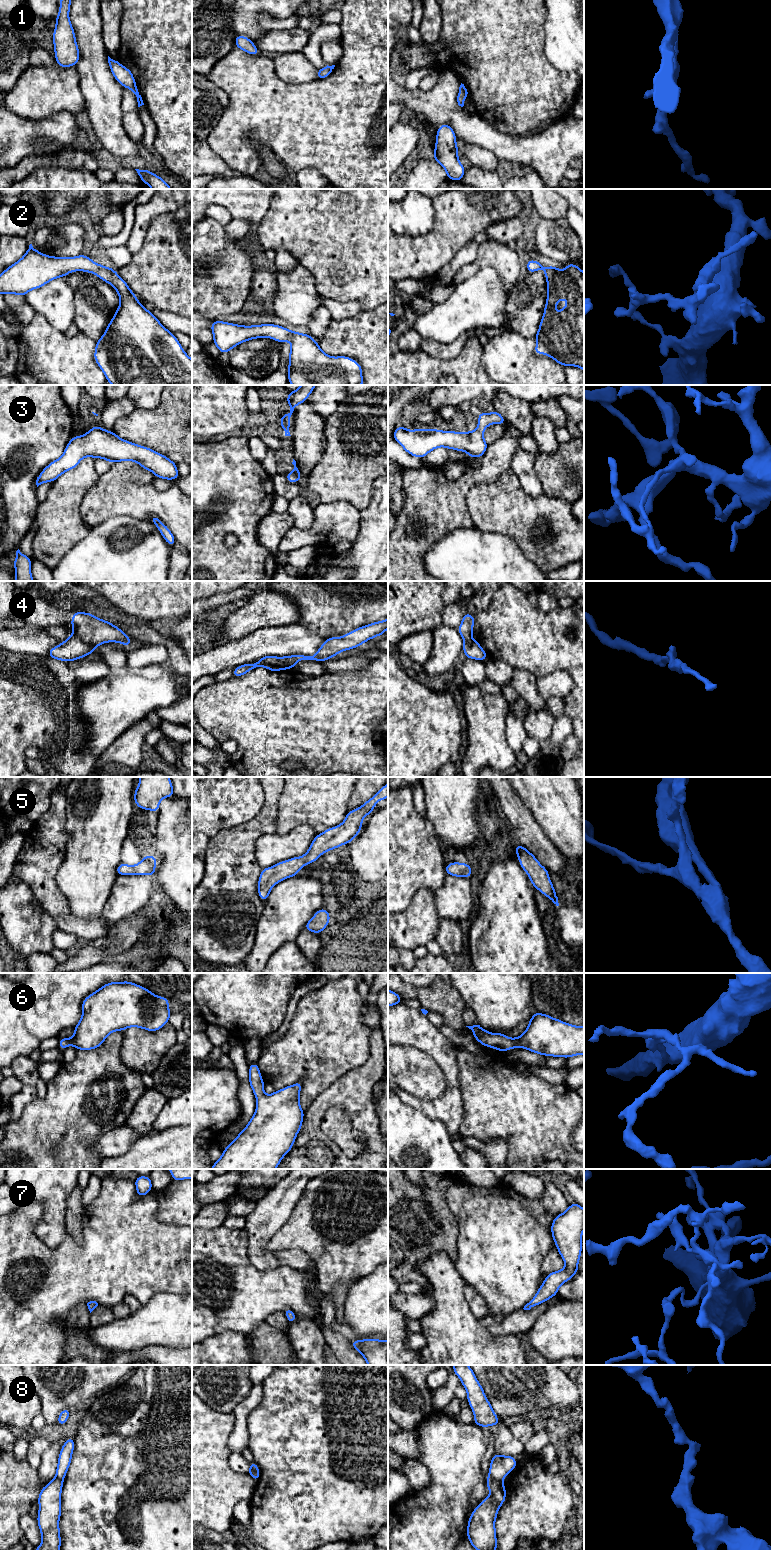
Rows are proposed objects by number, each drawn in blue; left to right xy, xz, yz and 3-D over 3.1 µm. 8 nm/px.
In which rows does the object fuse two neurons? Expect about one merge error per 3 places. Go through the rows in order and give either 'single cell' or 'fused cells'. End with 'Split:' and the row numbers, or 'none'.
1: single cell
2: single cell
3: single cell
4: fused cells
5: single cell
6: single cell
7: single cell
8: fused cells
Split: 4, 8

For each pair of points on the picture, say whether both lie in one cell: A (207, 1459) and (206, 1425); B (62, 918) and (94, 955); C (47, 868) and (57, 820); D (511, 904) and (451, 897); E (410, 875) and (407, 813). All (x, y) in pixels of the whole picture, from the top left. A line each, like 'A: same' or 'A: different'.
A: same
B: different
C: same
D: different
E: same

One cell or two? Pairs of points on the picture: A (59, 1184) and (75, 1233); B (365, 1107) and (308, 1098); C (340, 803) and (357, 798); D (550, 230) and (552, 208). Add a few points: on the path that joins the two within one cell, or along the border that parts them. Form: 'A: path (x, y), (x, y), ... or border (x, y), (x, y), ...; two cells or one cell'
A: border (75, 1186), (67, 1201), (67, 1232); two cells
B: border (332, 1084), (323, 1090), (304, 1110); two cells
C: border (354, 787), (346, 811); two cells
D: border (565, 216), (559, 219), (542, 219); two cells

